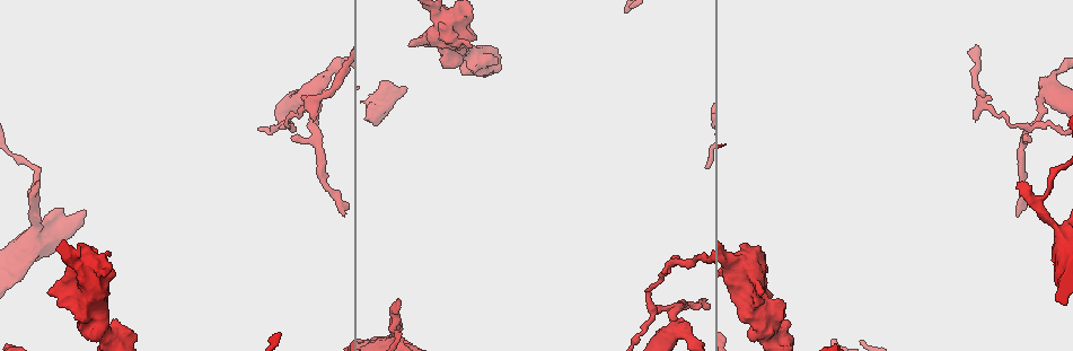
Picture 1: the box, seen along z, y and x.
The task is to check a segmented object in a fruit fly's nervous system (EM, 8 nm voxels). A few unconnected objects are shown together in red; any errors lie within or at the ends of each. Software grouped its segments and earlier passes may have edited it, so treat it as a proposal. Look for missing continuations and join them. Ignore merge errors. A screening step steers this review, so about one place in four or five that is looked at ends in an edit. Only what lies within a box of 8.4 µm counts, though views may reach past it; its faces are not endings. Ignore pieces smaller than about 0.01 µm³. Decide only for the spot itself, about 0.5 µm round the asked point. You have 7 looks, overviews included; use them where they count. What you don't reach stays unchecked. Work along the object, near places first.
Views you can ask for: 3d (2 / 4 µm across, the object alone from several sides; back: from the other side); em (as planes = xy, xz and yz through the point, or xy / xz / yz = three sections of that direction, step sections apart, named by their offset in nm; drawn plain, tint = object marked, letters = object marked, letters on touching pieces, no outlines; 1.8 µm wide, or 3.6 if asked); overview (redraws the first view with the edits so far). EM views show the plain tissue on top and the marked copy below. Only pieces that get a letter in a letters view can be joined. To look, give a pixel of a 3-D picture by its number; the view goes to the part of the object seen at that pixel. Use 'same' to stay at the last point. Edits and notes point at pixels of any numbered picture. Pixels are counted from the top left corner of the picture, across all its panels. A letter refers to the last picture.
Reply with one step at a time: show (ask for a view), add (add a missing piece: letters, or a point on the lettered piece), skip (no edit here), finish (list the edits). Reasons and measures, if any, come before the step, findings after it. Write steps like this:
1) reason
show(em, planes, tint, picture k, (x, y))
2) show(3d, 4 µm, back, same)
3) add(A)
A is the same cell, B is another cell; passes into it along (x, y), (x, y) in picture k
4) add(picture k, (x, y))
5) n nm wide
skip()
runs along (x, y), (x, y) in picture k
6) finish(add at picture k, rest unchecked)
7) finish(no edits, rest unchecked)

an open end
show(em, planes, letters, picture 1, (1024, 181))

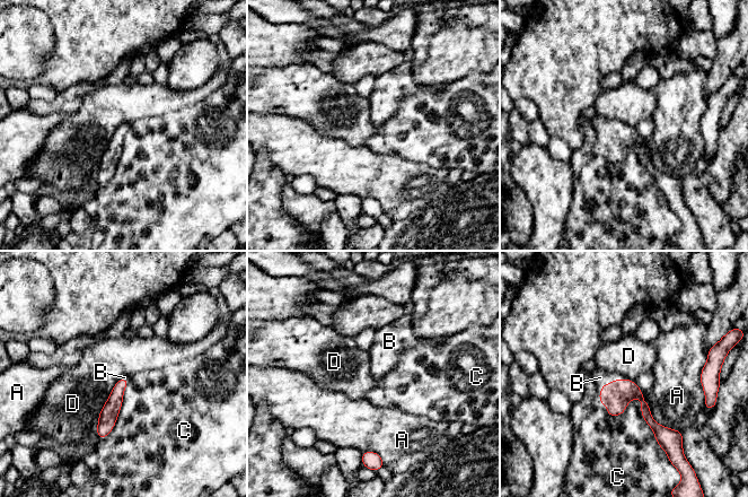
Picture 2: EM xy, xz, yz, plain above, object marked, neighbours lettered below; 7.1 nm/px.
110 nm wide
add(picture 2, (600, 377))
B is the same cell, A, C and D are other cells; passes into it along (616, 395), (601, 389), (600, 377) in picture 2; the neuron continues

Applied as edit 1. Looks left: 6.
branch stops here
show(3d, 4 µm, picture 1, (761, 295))

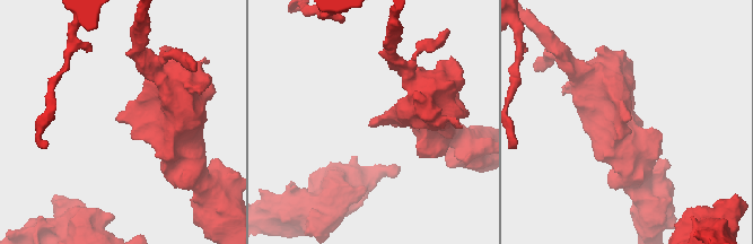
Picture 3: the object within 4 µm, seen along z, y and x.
show(em, 3.6 µm, planes, letters, picture 3, (115, 119))

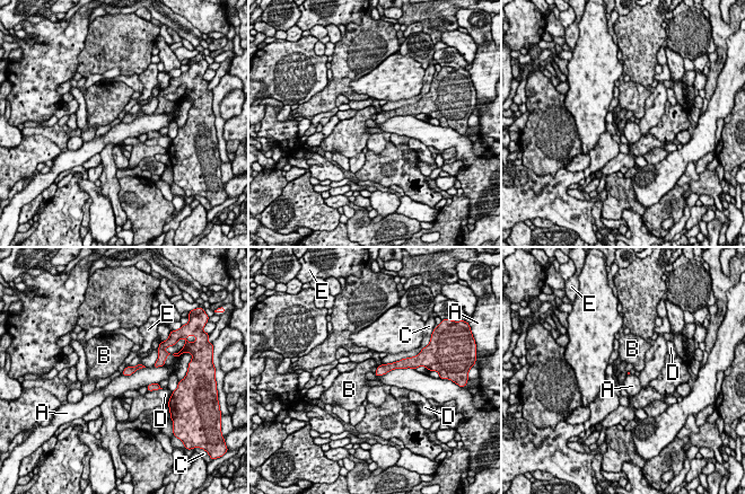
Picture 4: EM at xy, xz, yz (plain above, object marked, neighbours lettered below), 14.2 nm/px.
skip()
A, B, C, D and E are other cells; no lettered piece goes on from it

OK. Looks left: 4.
branch stops here
show(em, yz, step 8, letters, picture 1, (470, 46))

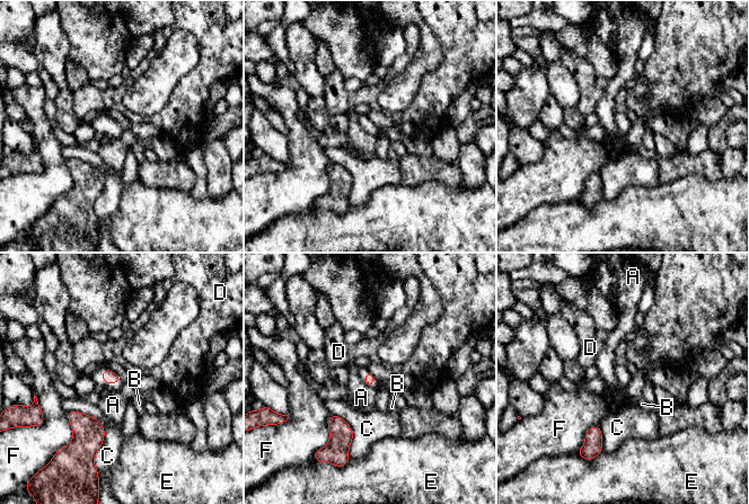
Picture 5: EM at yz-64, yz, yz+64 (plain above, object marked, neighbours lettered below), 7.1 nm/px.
show(em, planes, letters, same)

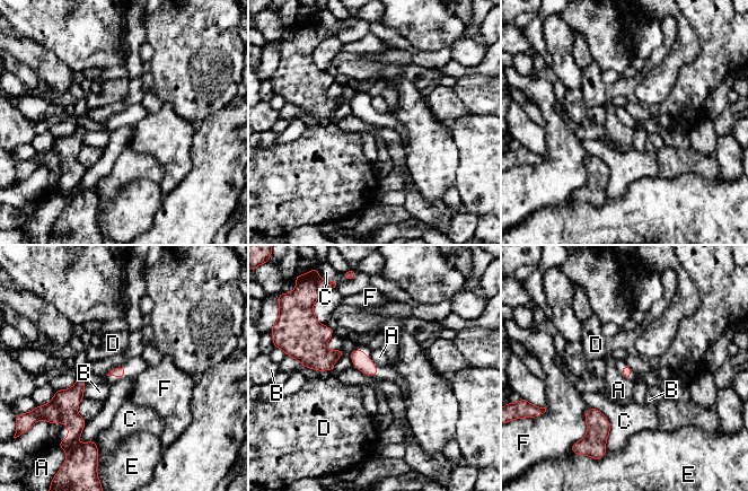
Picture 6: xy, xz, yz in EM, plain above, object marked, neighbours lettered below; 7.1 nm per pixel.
skip()
A, B, C, D, E and F are other cells; border along (87, 421), (79, 437) in picture 6; no lettered piece goes on from it

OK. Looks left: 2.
finish(add at picture 2, rest unchecked)

